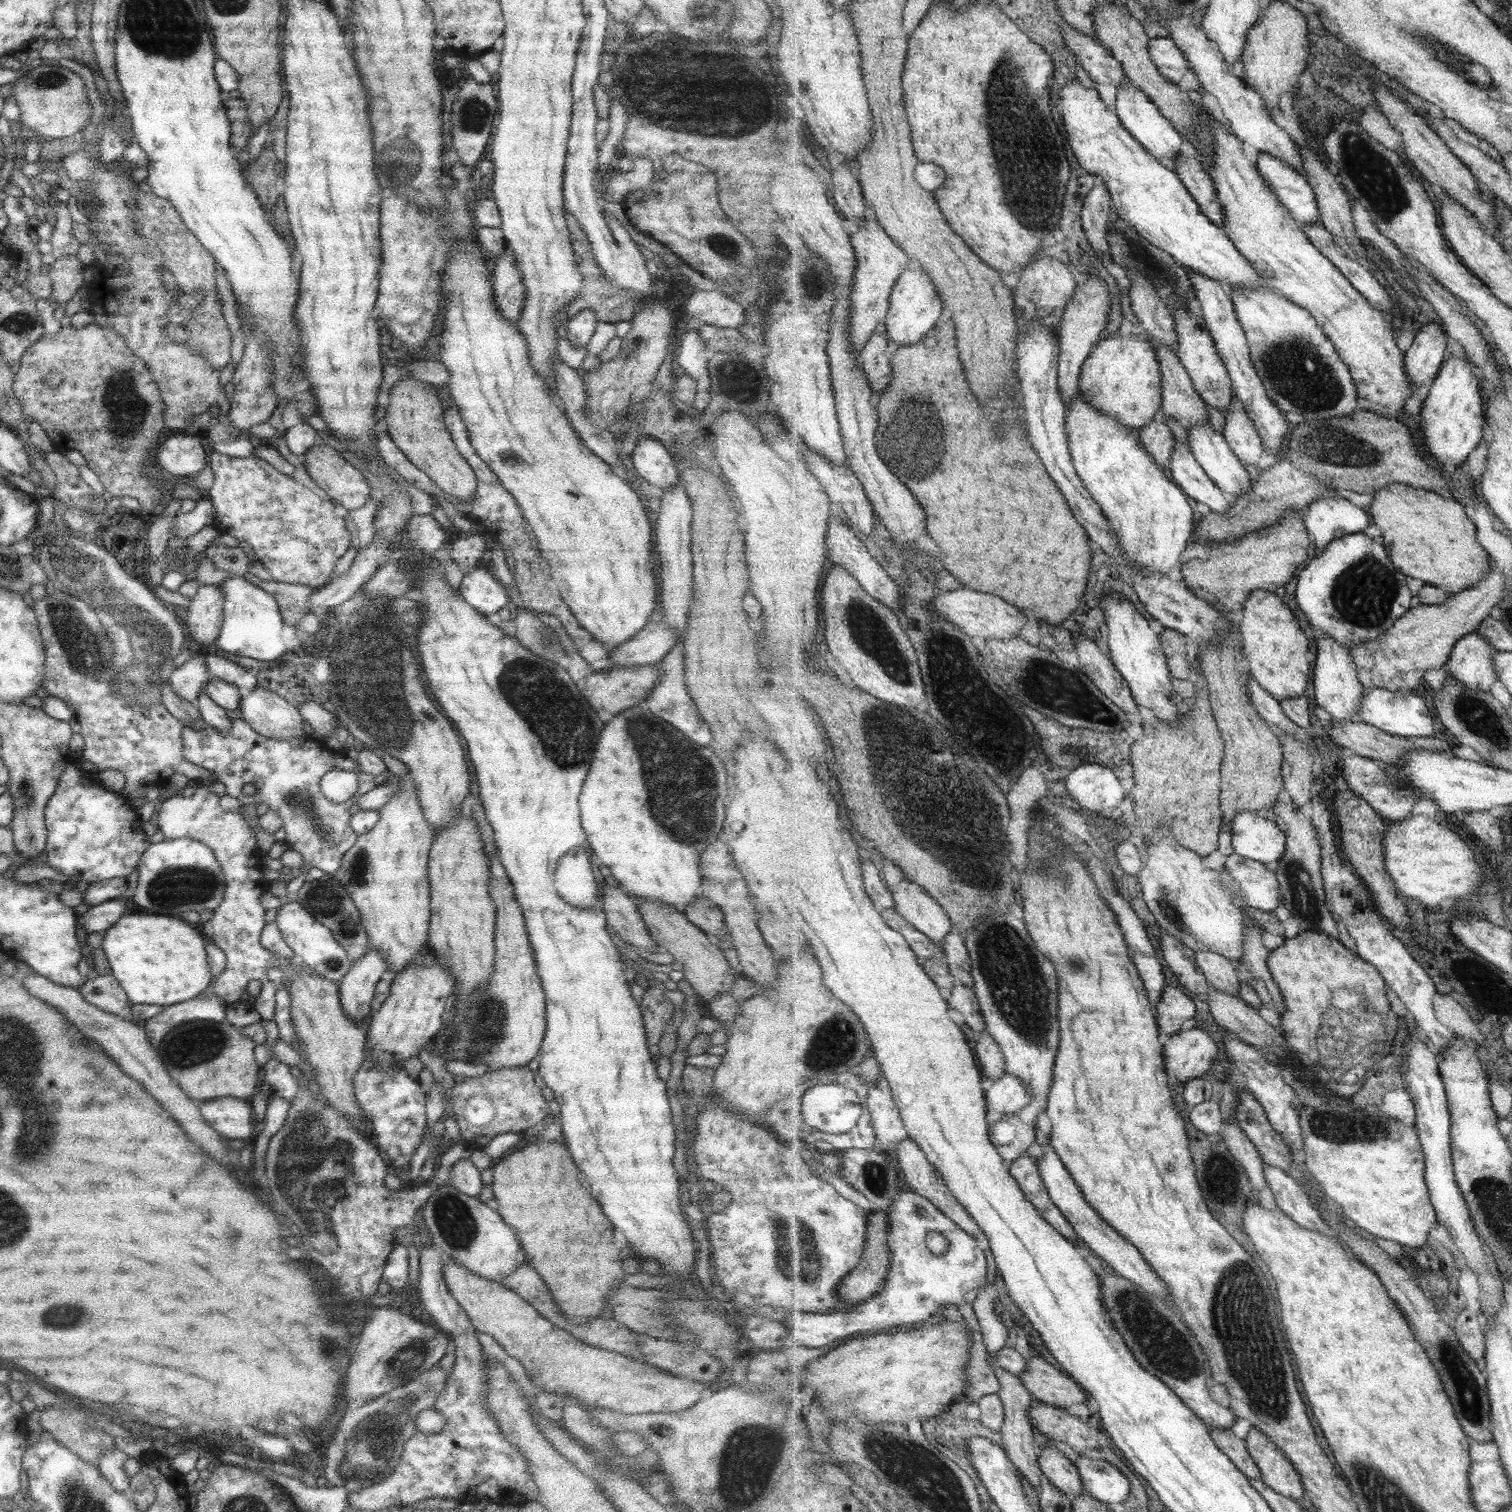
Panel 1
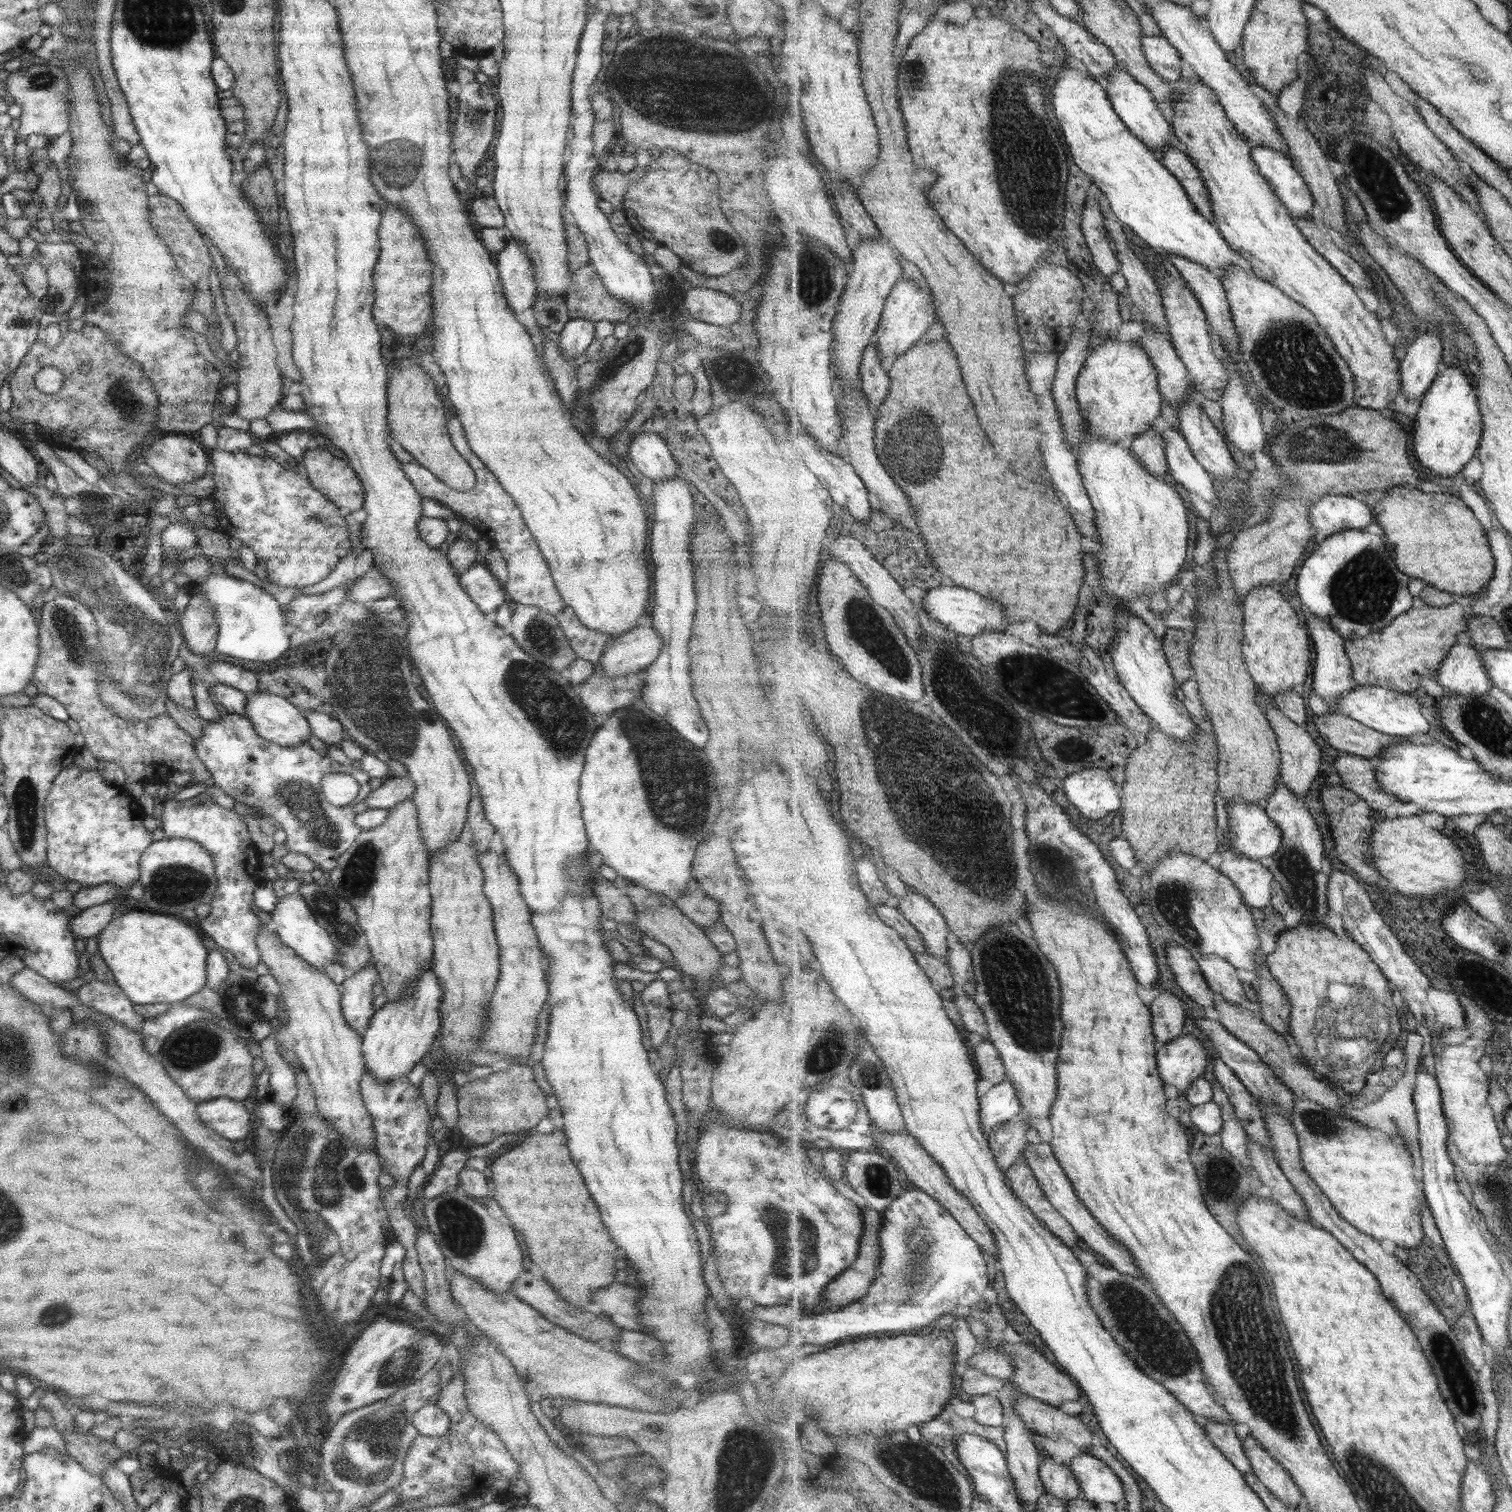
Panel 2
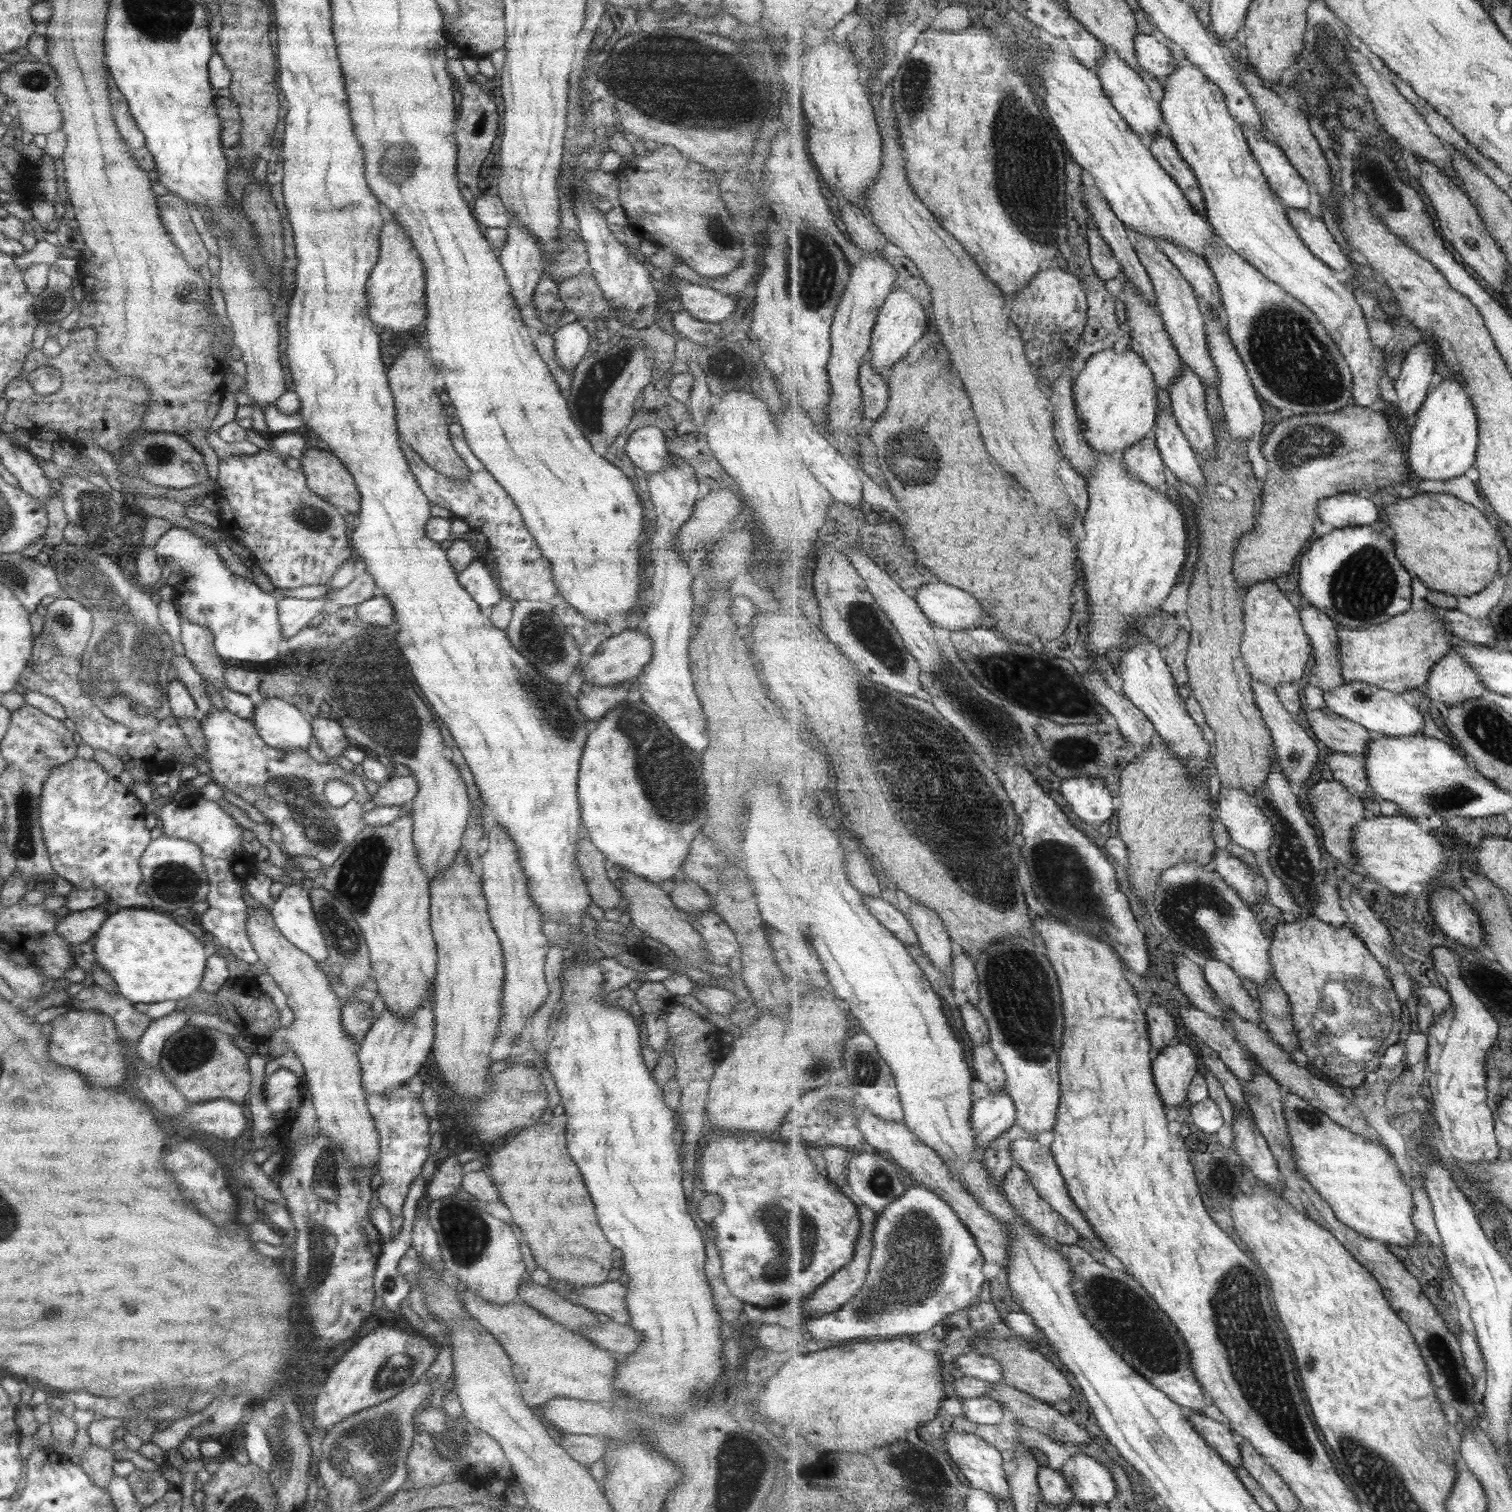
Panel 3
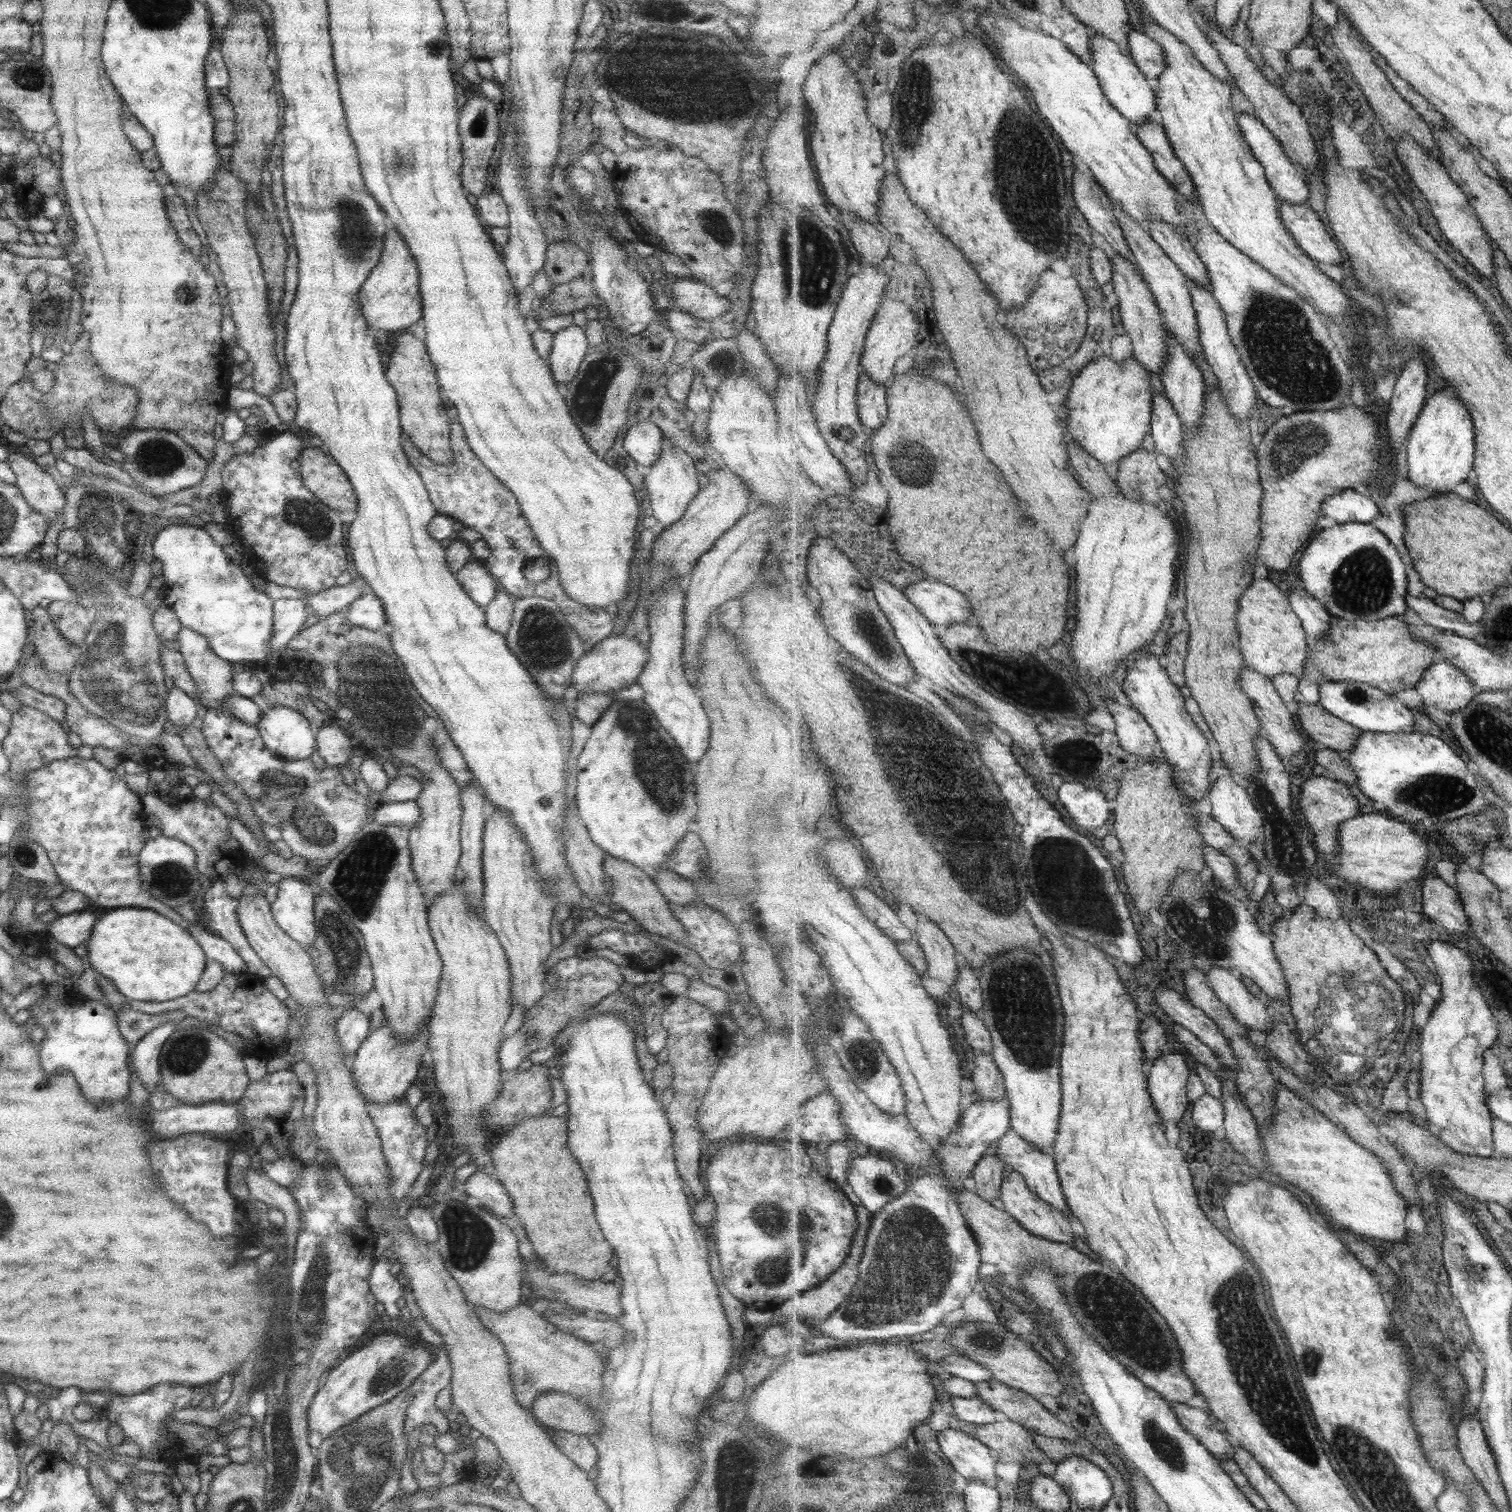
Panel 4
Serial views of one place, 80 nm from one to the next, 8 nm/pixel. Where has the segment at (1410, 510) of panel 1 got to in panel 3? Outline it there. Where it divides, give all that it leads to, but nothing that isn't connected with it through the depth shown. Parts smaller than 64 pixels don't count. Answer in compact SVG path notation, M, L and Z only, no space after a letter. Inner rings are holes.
M1417 493L1389 506L1380 503L1380 508L1396 532L1396 554L1406 570L1431 589L1425 600L1436 607L1456 609L1456 596L1483 592L1502 571L1499 546L1505 542L1503 532L1473 504L1449 494Z

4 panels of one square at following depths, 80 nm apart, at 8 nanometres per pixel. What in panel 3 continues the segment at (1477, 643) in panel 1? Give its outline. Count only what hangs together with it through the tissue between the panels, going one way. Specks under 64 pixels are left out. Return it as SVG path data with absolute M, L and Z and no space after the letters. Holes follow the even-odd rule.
M1451 650L1434 666L1426 694L1439 706L1455 706L1471 698L1479 698L1487 688L1461 651Z

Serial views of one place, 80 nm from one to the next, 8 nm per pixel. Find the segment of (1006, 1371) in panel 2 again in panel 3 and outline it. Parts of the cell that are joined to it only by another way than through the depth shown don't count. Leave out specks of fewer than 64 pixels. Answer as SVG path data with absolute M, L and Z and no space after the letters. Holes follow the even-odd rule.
M974 1350L957 1356L950 1365L955 1368L958 1375L989 1383L1001 1383L1005 1378L998 1360L993 1360L990 1356L981 1356Z

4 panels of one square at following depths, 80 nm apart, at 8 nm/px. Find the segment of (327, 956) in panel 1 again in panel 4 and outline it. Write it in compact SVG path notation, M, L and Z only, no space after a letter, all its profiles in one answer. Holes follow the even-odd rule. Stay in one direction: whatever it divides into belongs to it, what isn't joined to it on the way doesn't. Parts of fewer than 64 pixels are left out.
M281 877L276 885L277 898L270 904L273 921L286 936L306 949L320 940L313 912L316 893L298 877Z

